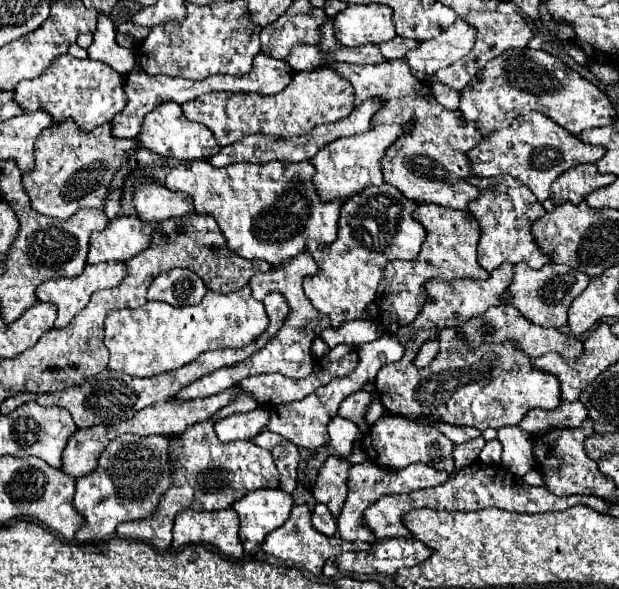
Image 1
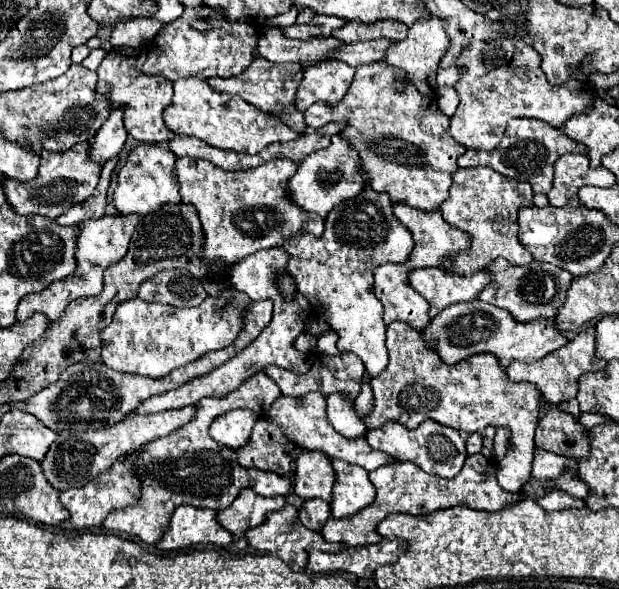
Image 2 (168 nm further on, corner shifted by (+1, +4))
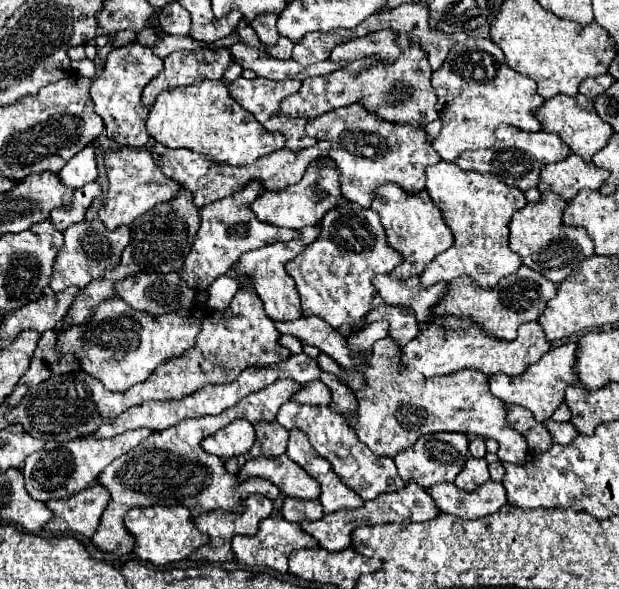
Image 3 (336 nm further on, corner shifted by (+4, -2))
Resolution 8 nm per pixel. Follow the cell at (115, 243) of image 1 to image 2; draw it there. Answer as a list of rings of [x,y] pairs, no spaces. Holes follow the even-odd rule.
[[[114,215],[114,217],[100,217],[100,219],[88,219],[80,225],[80,233],[76,235],[76,273],[74,275],[86,275],[90,267],[108,267],[116,261],[120,261],[126,251],[130,237],[138,225],[138,215]]]

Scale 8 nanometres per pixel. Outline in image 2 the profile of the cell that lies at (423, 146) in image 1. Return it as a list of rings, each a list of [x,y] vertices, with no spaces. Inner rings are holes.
[[[376,61],[372,65],[356,67],[354,81],[340,105],[316,103],[306,109],[306,125],[318,129],[330,121],[346,123],[340,135],[358,151],[362,161],[362,173],[366,175],[366,187],[376,193],[388,193],[392,203],[404,201],[416,209],[440,209],[448,197],[450,175],[456,169],[456,159],[466,149],[458,145],[450,135],[450,117],[442,115],[436,107],[436,99],[424,97],[406,85],[404,93],[396,91],[400,69]]]

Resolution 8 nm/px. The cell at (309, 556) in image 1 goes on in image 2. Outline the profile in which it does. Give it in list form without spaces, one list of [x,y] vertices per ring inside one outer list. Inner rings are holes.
[[[286,503],[282,509],[278,511],[272,511],[268,513],[268,517],[264,519],[262,525],[258,527],[252,527],[248,529],[246,533],[246,539],[248,539],[248,545],[260,553],[268,553],[272,557],[280,557],[282,561],[286,563],[294,563],[298,567],[306,567],[308,563],[308,553],[306,549],[312,547],[312,549],[318,549],[318,551],[326,551],[326,553],[336,553],[336,551],[342,551],[346,545],[342,543],[330,543],[326,541],[318,531],[312,531],[312,529],[306,529],[304,525],[300,525],[300,519],[298,519],[298,509],[290,503]]]

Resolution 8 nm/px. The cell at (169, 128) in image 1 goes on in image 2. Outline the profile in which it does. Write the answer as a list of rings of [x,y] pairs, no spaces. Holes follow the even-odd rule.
[[[112,47],[98,67],[96,91],[108,97],[112,109],[124,109],[124,127],[140,143],[162,143],[176,137],[162,119],[172,99],[172,83],[160,75],[144,75],[140,67],[148,57],[146,47]]]

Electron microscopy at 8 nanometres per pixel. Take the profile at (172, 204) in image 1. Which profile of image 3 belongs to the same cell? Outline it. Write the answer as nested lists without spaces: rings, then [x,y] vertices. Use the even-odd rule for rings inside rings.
[[[121,149],[115,153],[105,155],[105,165],[109,167],[109,193],[107,201],[99,211],[101,221],[107,229],[115,229],[119,225],[131,225],[133,219],[153,209],[157,203],[165,203],[173,199],[181,185],[161,173],[161,169],[155,165],[151,153],[147,149]]]

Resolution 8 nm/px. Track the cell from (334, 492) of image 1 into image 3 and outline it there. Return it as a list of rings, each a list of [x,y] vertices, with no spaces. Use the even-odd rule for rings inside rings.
[[[287,455],[279,457],[261,457],[249,459],[245,467],[239,471],[239,481],[247,477],[261,477],[275,483],[285,495],[297,499],[319,499],[321,487],[319,483],[297,463],[293,463]]]

